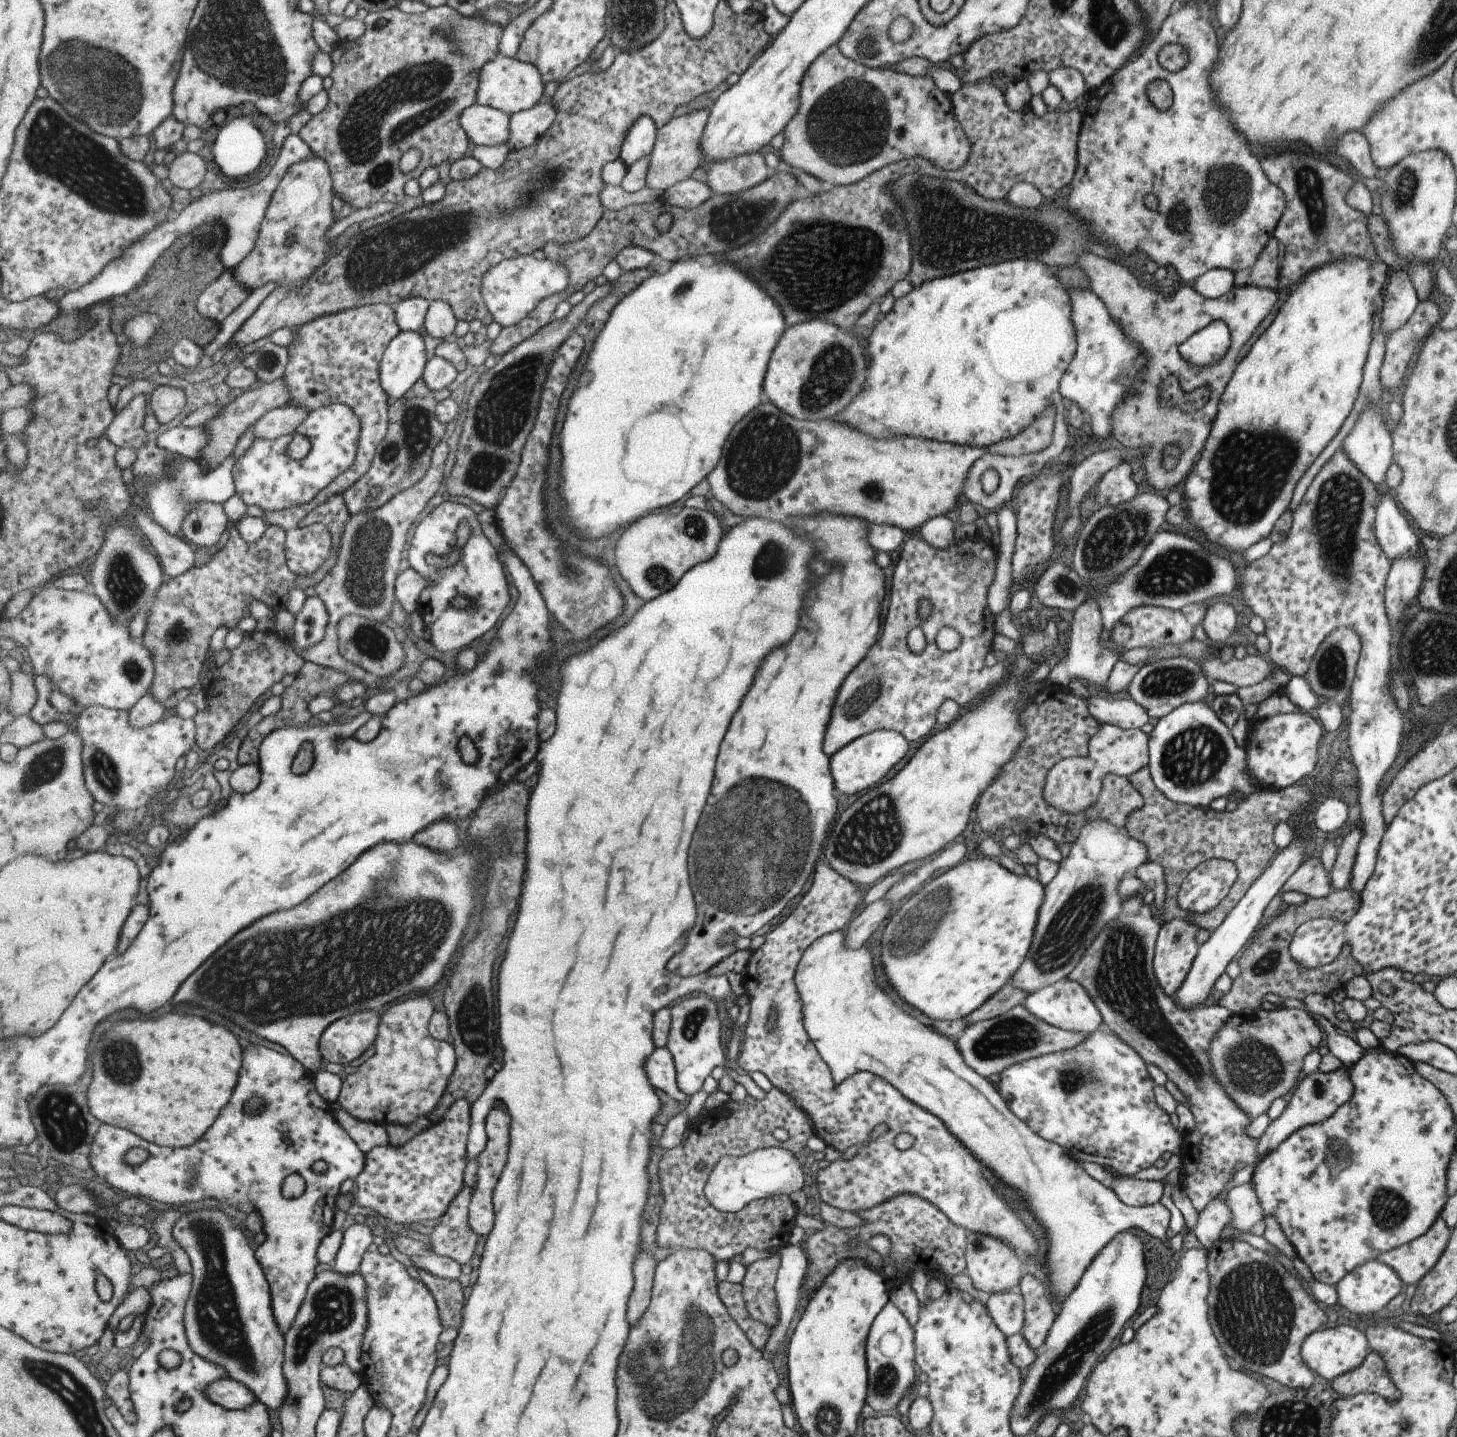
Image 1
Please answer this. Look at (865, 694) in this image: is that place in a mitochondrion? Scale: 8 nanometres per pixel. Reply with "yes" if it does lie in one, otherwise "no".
yes

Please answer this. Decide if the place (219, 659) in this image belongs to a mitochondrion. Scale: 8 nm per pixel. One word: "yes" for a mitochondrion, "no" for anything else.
no

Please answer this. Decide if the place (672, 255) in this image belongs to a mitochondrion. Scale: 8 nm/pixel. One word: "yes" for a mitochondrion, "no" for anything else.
no

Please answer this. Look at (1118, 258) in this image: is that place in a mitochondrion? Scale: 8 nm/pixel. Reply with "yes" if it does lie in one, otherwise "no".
no

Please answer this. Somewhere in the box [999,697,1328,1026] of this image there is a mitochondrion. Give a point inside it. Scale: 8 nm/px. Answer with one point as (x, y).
(1074, 924)

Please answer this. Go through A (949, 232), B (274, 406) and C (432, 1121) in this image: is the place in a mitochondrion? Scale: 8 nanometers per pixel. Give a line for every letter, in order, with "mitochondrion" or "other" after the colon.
A: mitochondrion
B: other
C: other

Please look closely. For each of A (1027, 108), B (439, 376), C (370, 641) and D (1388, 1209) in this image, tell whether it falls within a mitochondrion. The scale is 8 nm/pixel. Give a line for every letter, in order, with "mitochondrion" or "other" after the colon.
A: other
B: other
C: mitochondrion
D: mitochondrion

